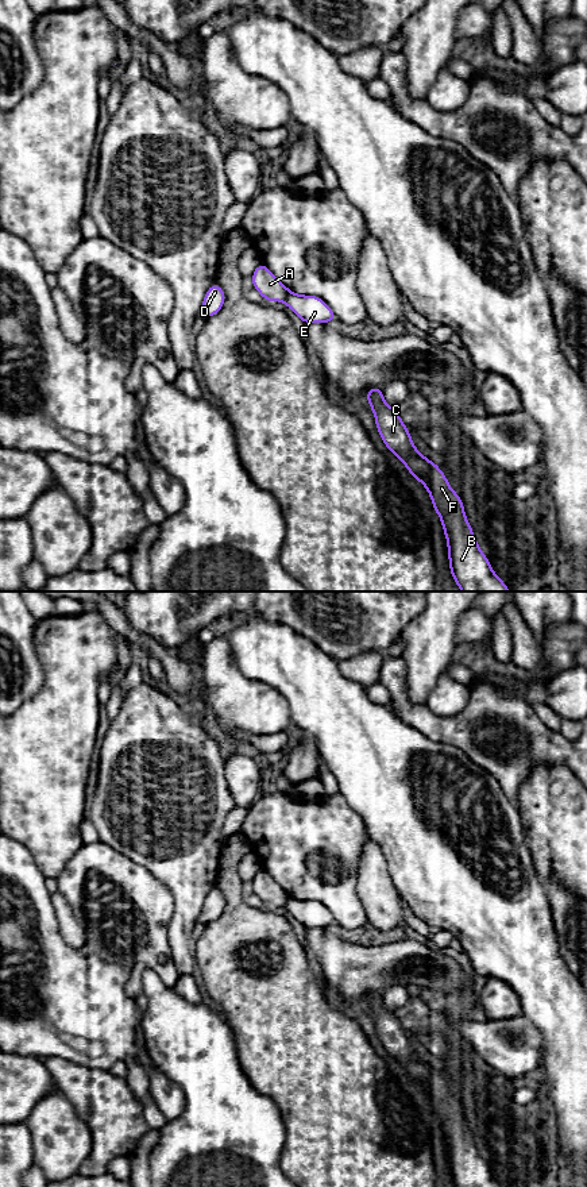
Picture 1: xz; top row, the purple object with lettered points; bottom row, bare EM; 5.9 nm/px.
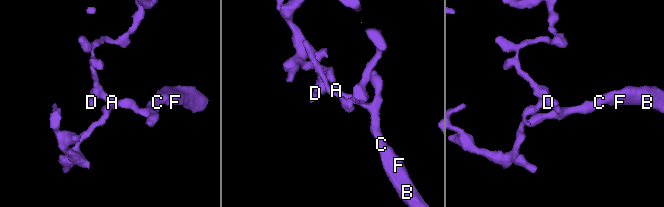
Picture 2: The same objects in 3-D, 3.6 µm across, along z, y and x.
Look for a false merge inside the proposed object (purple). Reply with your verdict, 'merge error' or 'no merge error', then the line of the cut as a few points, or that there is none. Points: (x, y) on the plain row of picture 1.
merge error; cut xz (290, 897), (284, 905)

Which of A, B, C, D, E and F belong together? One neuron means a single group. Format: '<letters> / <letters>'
A D / B C E F

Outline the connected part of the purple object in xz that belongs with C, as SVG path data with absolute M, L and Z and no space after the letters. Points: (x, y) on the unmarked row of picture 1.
M371 993L366 1001L382 1045L429 1097L433 1113L440 1119L444 1132L453 1184L456 1187L502 1187L480 1156L466 1124L462 1105L451 1094L439 1071L422 1061L412 1049L406 1030L394 1011L385 1007L381 993Z

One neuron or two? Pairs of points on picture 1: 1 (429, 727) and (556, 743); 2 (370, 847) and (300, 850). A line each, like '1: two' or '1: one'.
1: one
2: two

